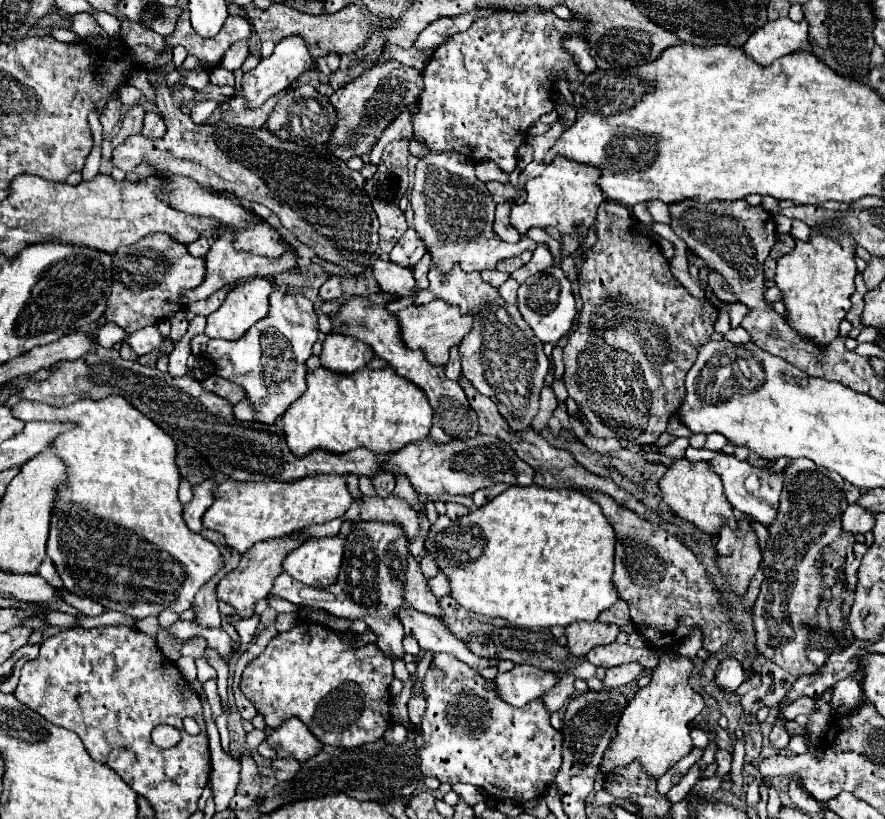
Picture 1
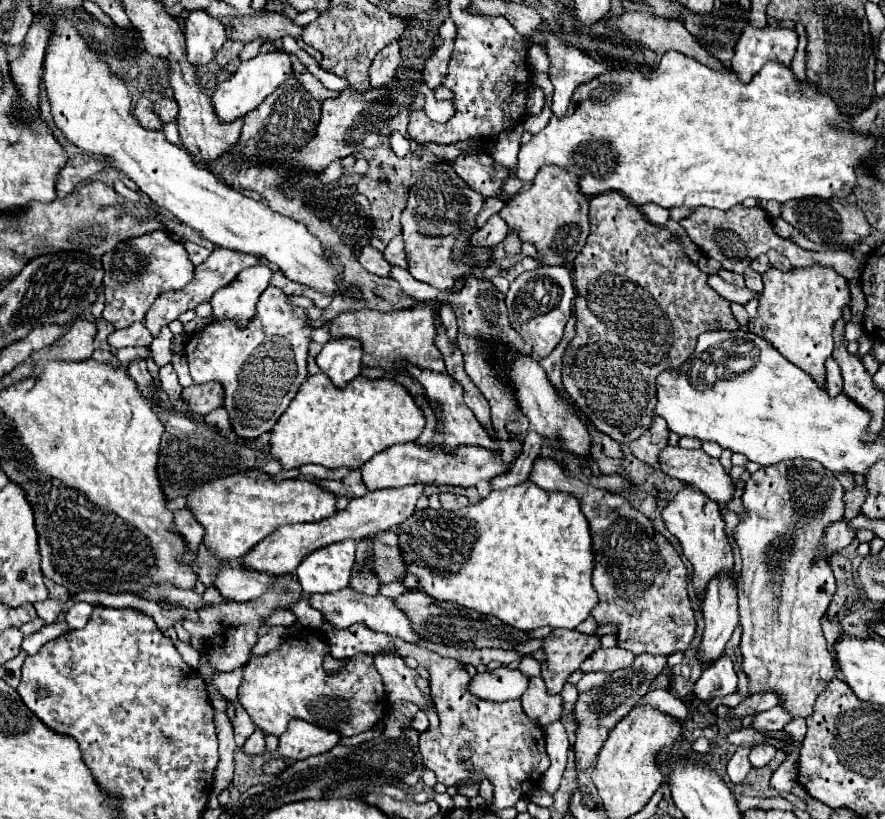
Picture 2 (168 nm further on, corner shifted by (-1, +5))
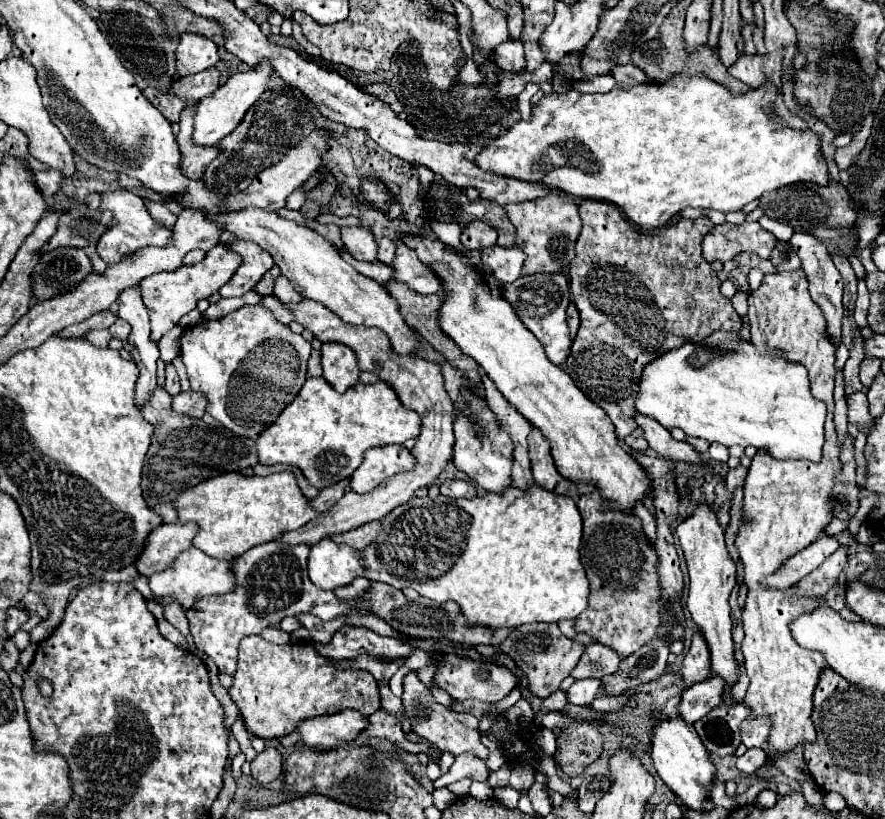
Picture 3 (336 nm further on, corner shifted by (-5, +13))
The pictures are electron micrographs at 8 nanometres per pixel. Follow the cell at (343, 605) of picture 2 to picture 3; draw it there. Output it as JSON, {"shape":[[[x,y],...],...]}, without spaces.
{"shape":[[[270,541],[252,547],[244,555],[232,561],[232,573],[236,575],[236,587],[228,595],[210,595],[198,599],[190,609],[186,609],[188,627],[194,637],[194,645],[204,651],[220,671],[236,671],[236,649],[242,637],[258,635],[264,627],[278,627],[288,615],[310,613],[322,621],[330,621],[350,611],[360,611],[358,599],[338,601],[332,591],[320,591],[308,579],[306,559],[310,555],[308,545],[284,547],[280,541]]]}

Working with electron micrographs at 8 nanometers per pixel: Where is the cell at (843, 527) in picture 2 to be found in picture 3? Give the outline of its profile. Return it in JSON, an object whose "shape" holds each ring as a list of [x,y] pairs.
{"shape":[[[824,535],[822,539],[818,539],[816,543],[808,545],[804,551],[798,551],[792,559],[788,559],[788,563],[784,563],[784,567],[780,567],[780,571],[776,571],[772,577],[764,579],[764,587],[772,587],[774,591],[796,585],[802,577],[820,567],[822,561],[830,557],[836,549],[838,549],[836,537]]]}

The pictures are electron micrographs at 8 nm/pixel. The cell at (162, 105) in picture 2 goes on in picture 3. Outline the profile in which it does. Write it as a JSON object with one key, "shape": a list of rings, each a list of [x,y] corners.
{"shape":[[[210,67],[202,73],[196,73],[186,79],[176,79],[172,83],[170,93],[182,97],[182,99],[194,99],[200,101],[206,95],[214,93],[220,87],[220,71],[216,67]]]}

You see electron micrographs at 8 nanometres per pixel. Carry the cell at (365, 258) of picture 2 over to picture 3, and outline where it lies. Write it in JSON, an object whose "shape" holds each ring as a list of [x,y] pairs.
{"shape":[[[340,227],[342,243],[346,251],[358,261],[376,261],[374,235],[364,227]]]}

